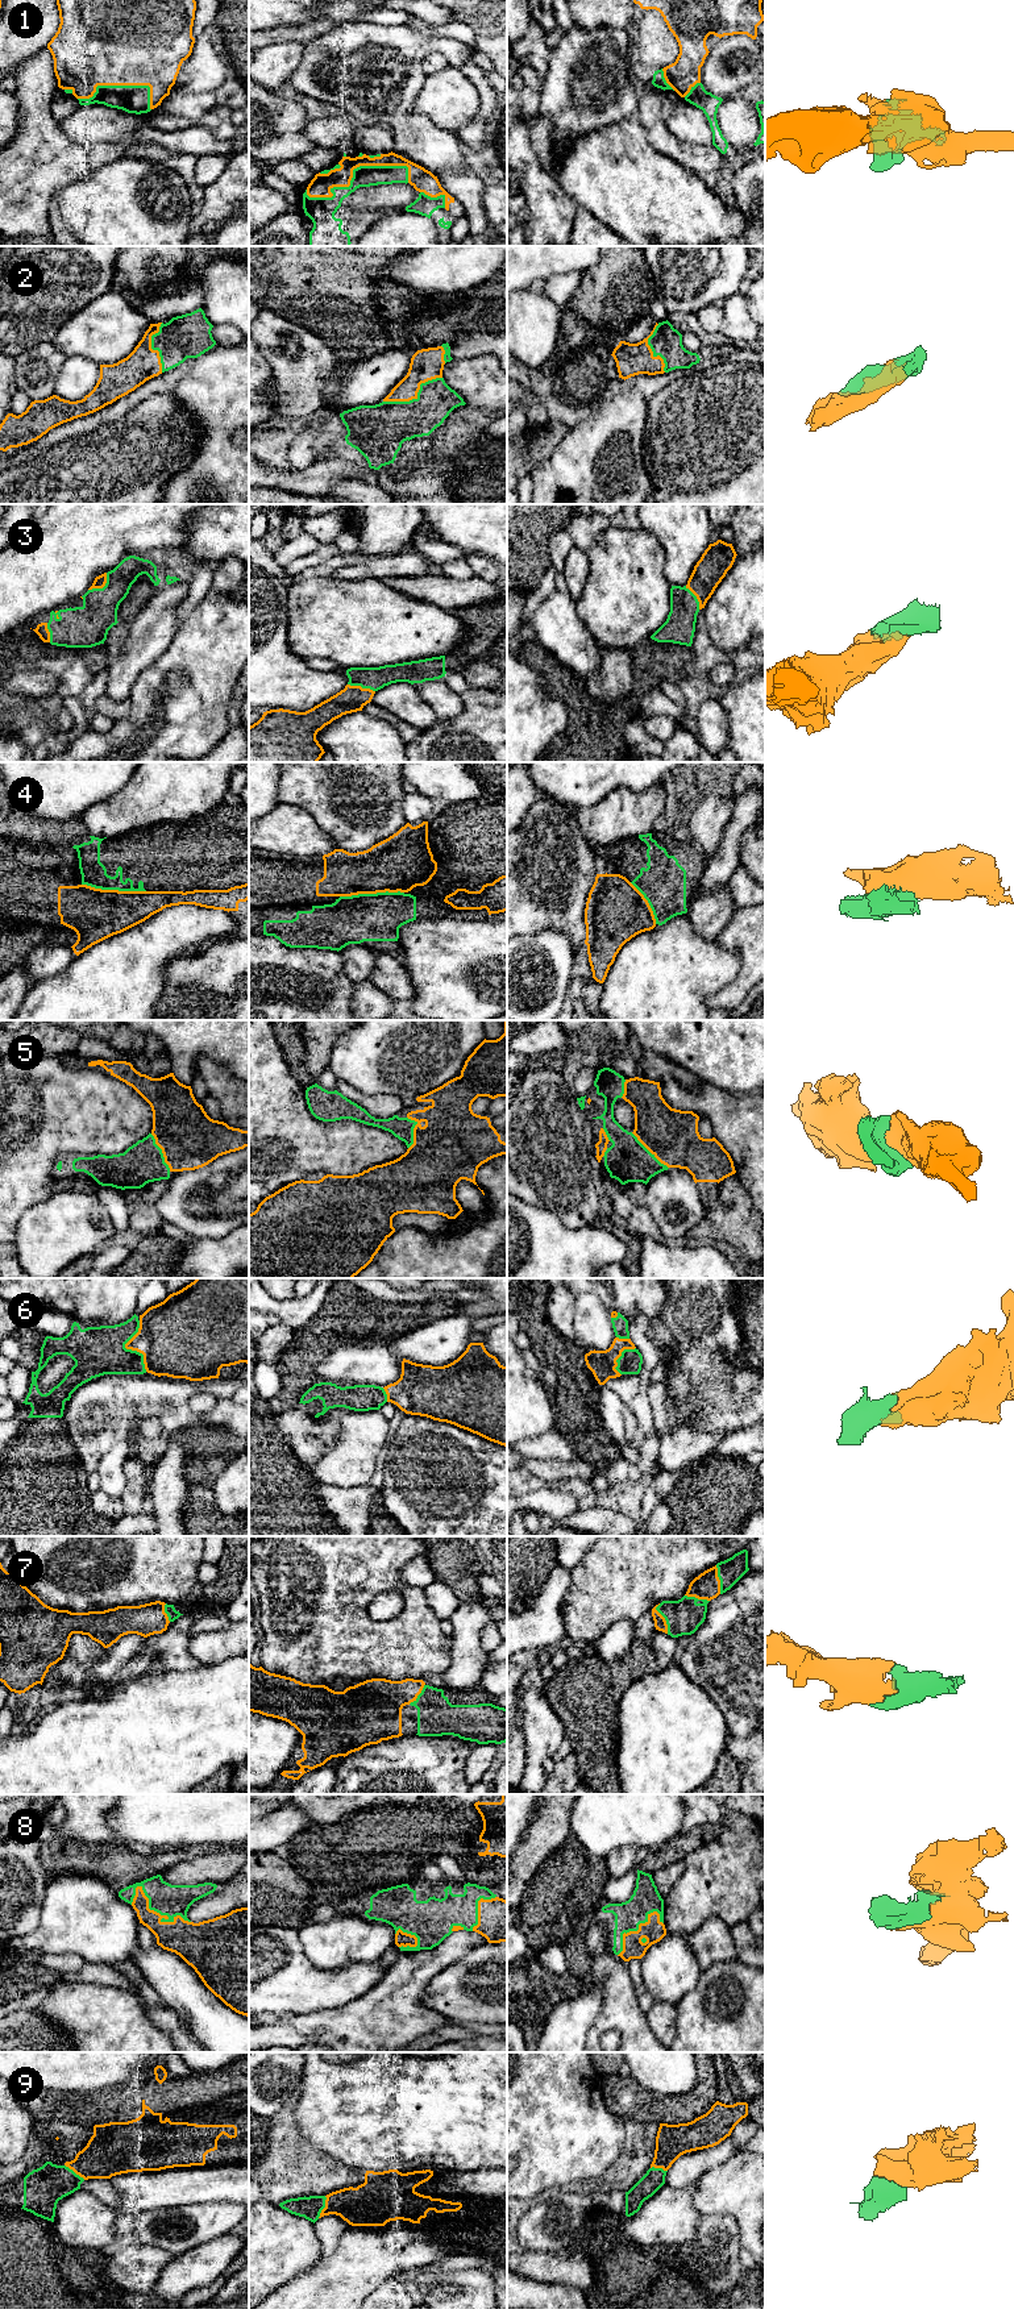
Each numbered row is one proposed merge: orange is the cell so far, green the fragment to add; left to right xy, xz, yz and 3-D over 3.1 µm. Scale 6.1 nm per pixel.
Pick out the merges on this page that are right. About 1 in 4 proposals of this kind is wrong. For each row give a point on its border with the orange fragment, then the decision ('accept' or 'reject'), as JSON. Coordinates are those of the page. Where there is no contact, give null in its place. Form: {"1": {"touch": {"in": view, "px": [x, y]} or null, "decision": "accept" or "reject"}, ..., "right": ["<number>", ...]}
{"1": {"touch": {"in": "xz", "px": [352, 175]}, "decision": "accept"}, "2": {"touch": {"in": "xz", "px": [416, 396]}, "decision": "accept"}, "3": {"touch": {"in": "xy", "px": [102, 587]}, "decision": "accept"}, "4": {"touch": {"in": "xy", "px": [113, 890]}, "decision": "reject"}, "5": {"touch": {"in": "yz", "px": [649, 1151]}, "decision": "accept"}, "6": {"touch": {"in": "xy", "px": [129, 1348]}, "decision": "accept"}, "7": {"touch": {"in": "yz", "px": [664, 1618]}, "decision": "accept"}, "8": {"touch": {"in": "xy", "px": [156, 1912]}, "decision": "accept"}, "9": {"touch": {"in": "xz", "px": [325, 2206]}, "decision": "accept"}, "right": ["1", "2", "3", "5", "6", "7", "8", "9"]}

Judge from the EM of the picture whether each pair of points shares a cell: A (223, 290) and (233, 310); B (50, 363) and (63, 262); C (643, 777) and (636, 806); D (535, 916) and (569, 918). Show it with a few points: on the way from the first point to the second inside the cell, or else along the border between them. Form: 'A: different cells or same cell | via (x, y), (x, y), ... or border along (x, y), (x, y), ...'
A: same cell | via (228, 295), (233, 304)
B: different cells | border along (50, 341), (42, 341), (21, 353)
C: different cells | border along (661, 781), (640, 793), (616, 787), (609, 795)
D: same cell | via (543, 916), (561, 916)

